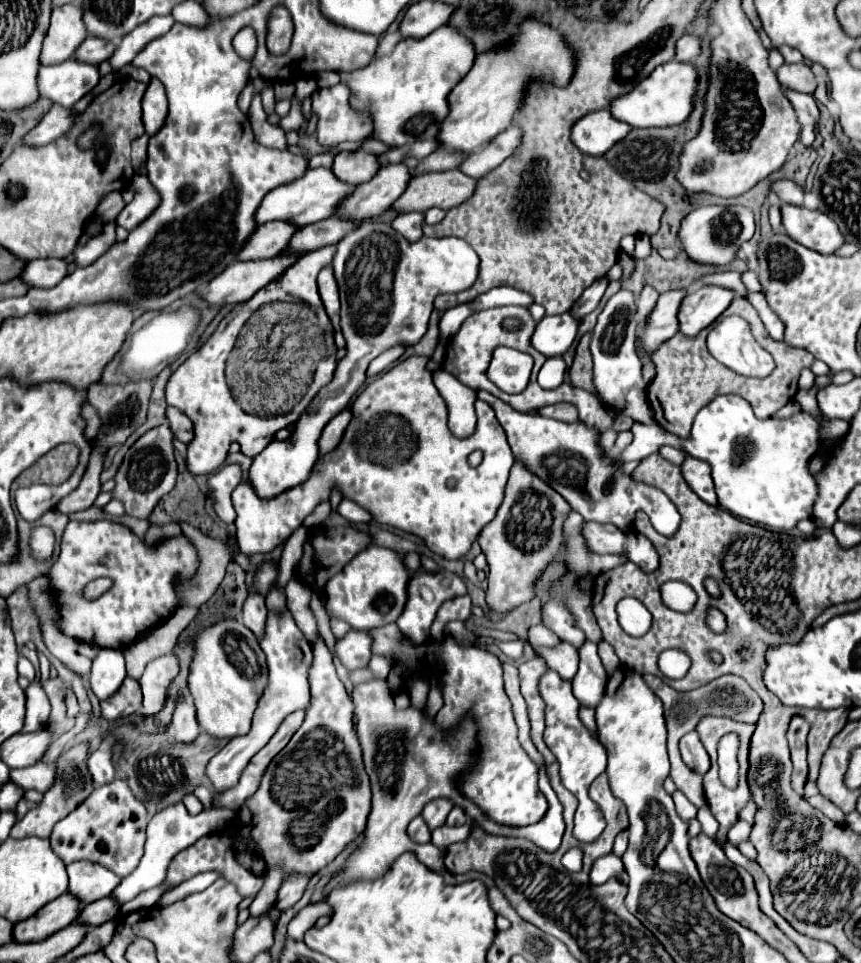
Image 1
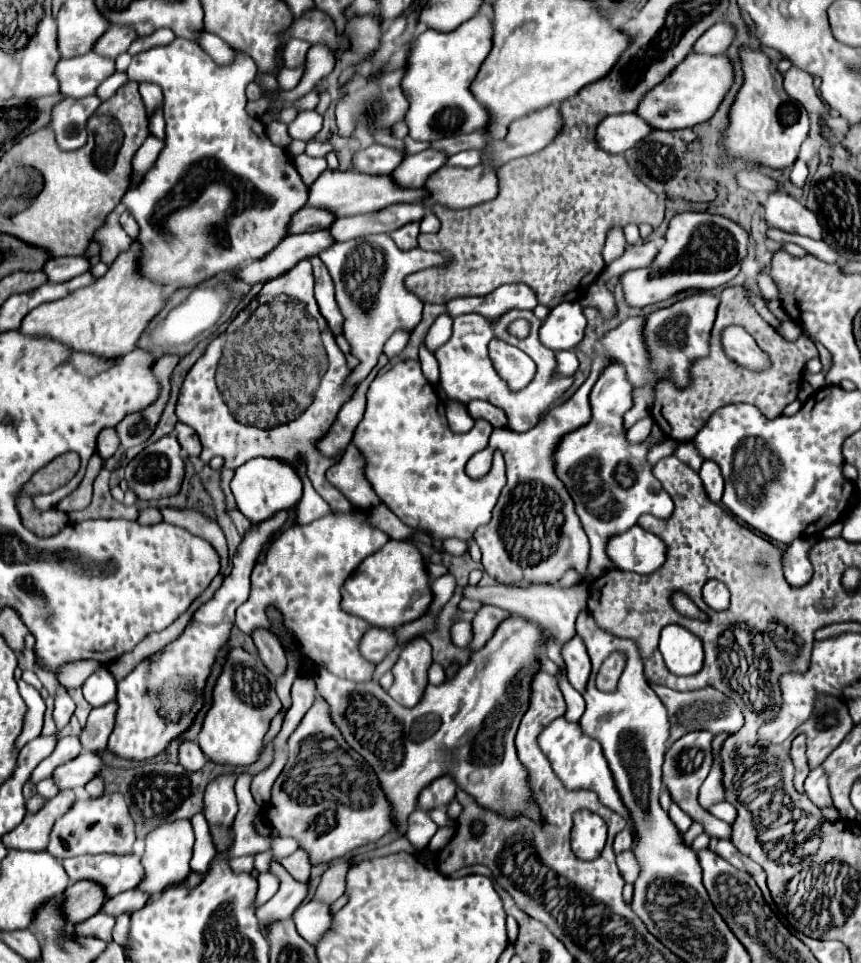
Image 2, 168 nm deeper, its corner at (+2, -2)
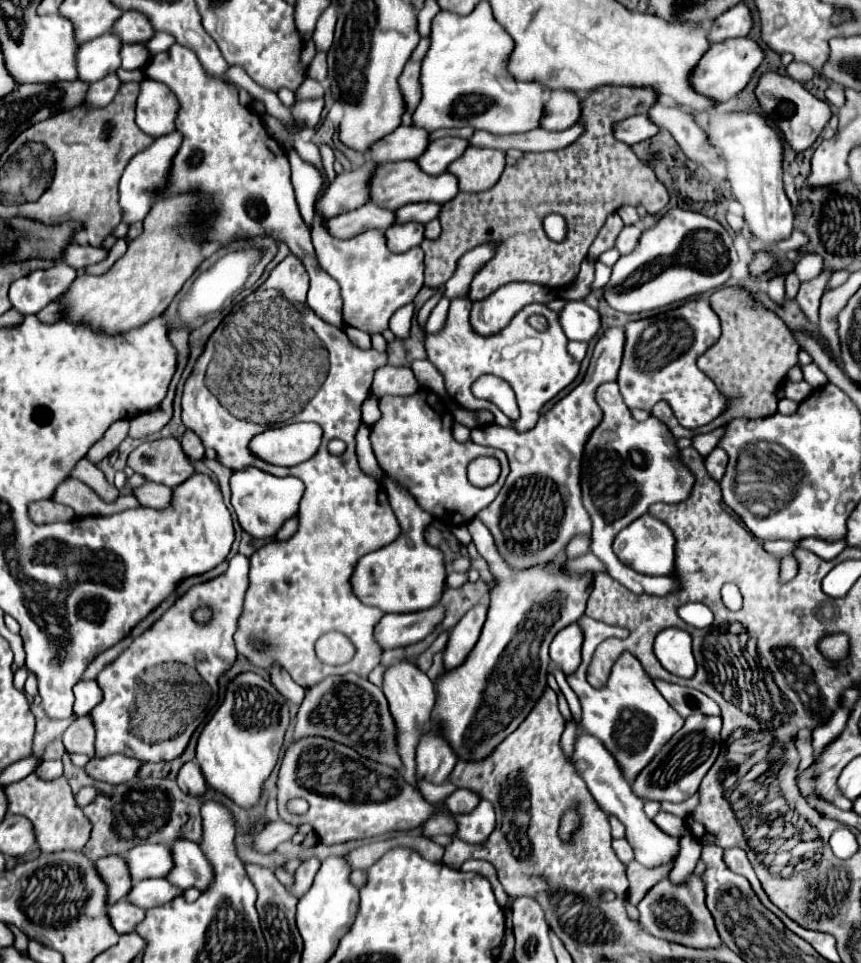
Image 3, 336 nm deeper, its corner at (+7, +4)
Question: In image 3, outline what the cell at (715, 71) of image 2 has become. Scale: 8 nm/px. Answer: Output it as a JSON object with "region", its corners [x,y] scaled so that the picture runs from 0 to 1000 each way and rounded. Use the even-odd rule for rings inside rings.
{"region":[[[856,38],[828,45],[826,51],[819,55],[816,63],[812,63],[812,70],[807,70],[803,86],[807,88],[807,92],[812,92],[812,97],[821,97],[821,101],[830,101],[835,107],[842,107],[868,90],[868,86],[872,84],[875,76],[882,72],[886,61],[889,53],[882,49],[879,43],[870,38]]]}

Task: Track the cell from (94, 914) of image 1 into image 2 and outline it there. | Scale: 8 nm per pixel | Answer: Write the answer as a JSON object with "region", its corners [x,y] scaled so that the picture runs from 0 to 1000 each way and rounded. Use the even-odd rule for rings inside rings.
{"region":[[[156,923],[153,925],[144,925],[142,929],[135,929],[130,934],[123,934],[123,938],[118,940],[118,948],[132,950],[132,952],[137,952],[142,948],[149,948],[151,950],[153,946],[167,942],[172,931],[174,929],[172,927],[165,927],[165,925],[156,925]]]}

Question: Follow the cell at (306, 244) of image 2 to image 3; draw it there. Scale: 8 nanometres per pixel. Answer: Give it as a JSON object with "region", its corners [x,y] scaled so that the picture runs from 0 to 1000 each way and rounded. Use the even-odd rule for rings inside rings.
{"region":[[[426,211],[419,217],[391,223],[384,229],[380,229],[380,238],[384,238],[389,246],[398,246],[398,248],[422,242],[431,236],[447,240],[454,234],[459,234],[459,219],[452,219],[436,211]]]}

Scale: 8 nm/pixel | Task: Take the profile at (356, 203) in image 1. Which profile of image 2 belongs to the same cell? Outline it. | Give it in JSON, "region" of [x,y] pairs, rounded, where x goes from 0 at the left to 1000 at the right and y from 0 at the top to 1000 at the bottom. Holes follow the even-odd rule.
{"region":[[[495,155],[483,161],[472,161],[469,167],[453,180],[455,188],[467,196],[485,196],[497,182],[509,178],[518,167],[518,161],[504,155]]]}

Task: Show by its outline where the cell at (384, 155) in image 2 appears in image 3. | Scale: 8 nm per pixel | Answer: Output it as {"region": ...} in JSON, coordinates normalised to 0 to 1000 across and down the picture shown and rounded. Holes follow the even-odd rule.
{"region":[[[466,130],[459,138],[449,140],[445,146],[431,153],[431,165],[436,169],[449,167],[470,167],[470,165],[487,165],[498,151],[498,136],[482,132],[482,130]]]}

